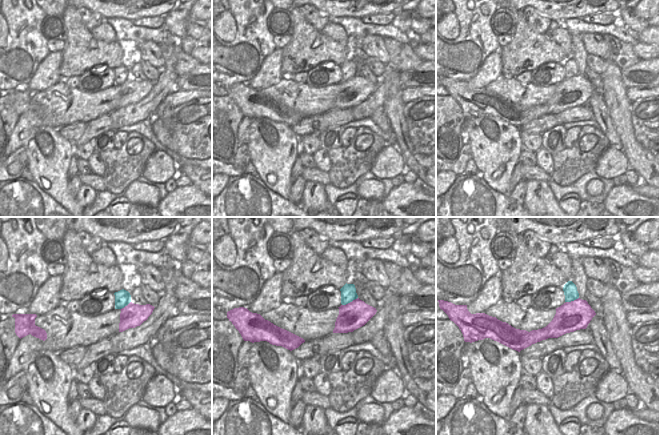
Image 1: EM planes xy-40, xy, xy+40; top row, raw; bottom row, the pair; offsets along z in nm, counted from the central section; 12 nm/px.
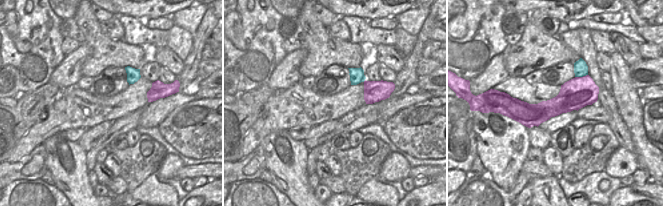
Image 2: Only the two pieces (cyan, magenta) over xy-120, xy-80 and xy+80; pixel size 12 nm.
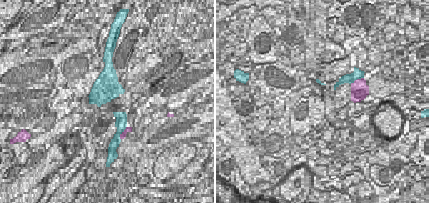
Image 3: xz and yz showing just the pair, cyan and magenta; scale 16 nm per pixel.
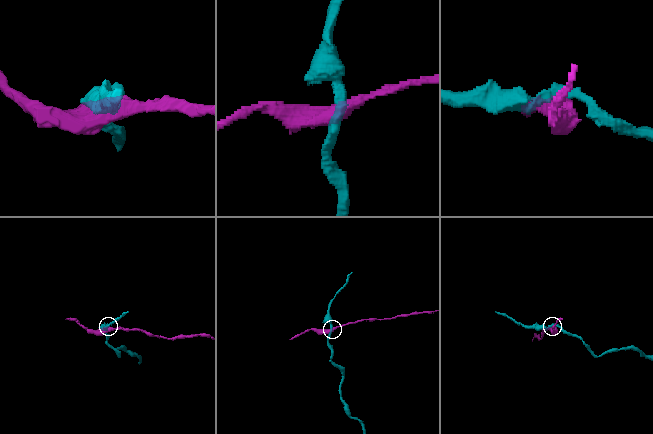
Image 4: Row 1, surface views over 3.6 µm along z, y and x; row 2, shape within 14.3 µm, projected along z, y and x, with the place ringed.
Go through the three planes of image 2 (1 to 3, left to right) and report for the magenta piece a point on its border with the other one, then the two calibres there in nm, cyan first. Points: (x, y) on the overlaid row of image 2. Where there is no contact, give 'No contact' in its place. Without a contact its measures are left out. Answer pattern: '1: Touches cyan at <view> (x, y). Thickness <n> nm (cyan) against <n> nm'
1: No contact
2: No contact
3: Touches cyan at xy+80 (581, 76). Thickness 170 nm (cyan) against 360 nm

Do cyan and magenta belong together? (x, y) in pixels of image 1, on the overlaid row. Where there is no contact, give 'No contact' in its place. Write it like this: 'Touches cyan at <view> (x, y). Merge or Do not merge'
Touches cyan at xy (349, 302). Do not merge

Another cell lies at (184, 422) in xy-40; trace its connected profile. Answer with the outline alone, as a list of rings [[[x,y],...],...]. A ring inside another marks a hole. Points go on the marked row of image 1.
[[[197,409],[177,410],[160,424],[158,435],[212,435],[212,421]]]

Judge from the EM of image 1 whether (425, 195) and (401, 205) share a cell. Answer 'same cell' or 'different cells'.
same cell

